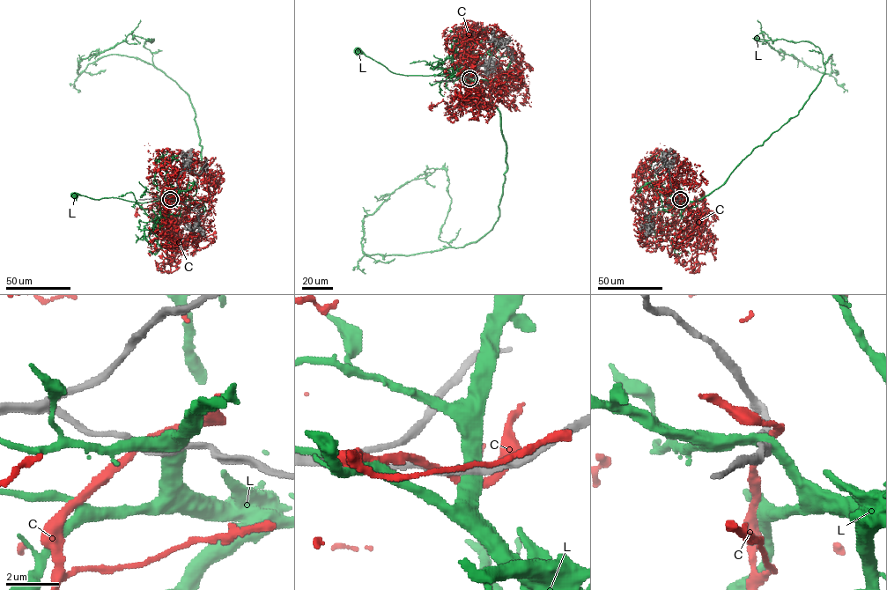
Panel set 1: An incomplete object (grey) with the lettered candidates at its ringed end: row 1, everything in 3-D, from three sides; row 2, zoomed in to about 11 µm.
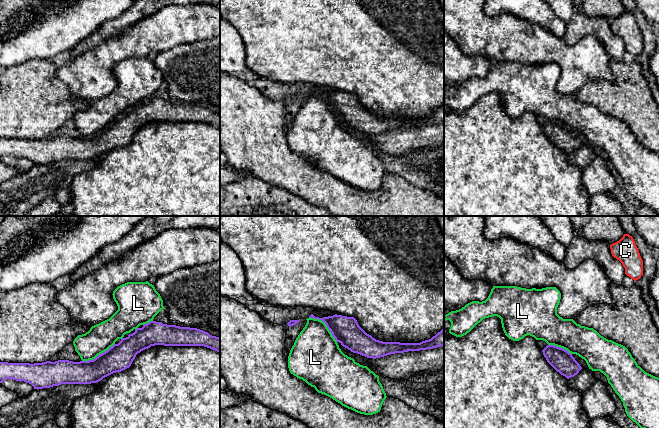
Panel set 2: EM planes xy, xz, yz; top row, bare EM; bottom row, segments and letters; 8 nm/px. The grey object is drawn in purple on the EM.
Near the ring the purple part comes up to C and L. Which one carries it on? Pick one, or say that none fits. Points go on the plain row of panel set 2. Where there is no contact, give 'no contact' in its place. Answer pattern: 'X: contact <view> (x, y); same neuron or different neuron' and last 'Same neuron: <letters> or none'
C: no contact; different neuron
L: contact xz (326, 101); different neuron
Same neuron: none

